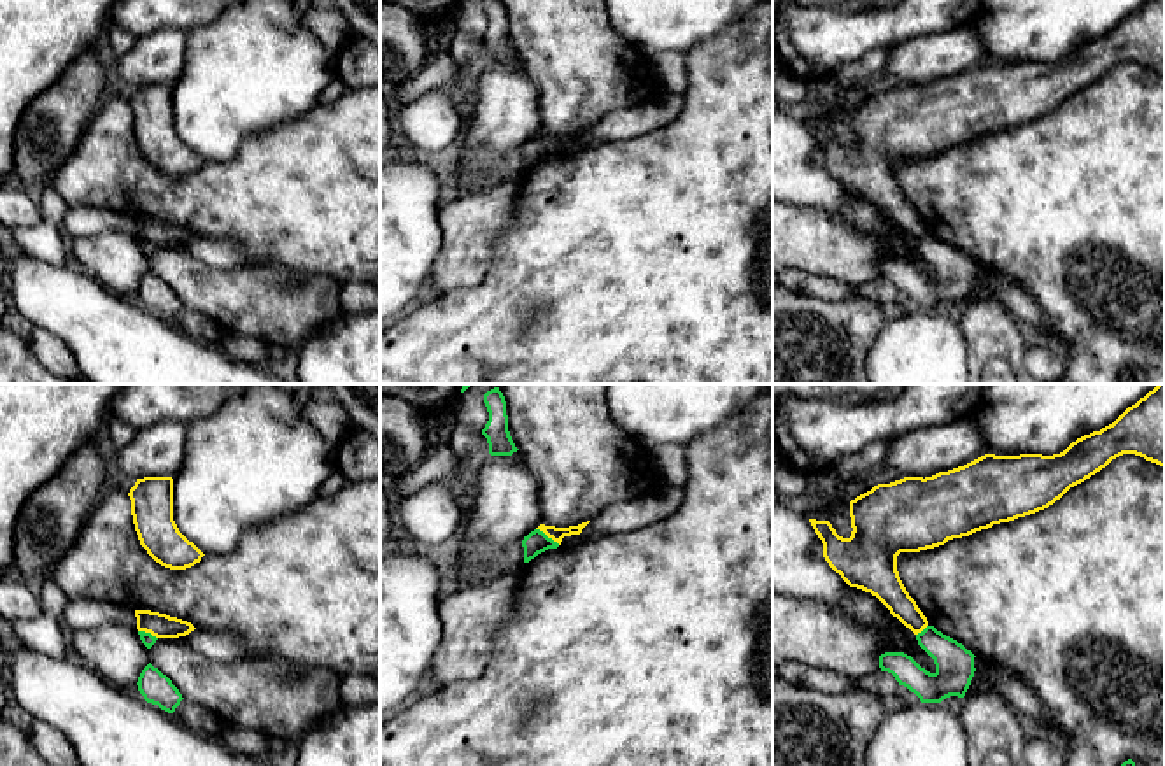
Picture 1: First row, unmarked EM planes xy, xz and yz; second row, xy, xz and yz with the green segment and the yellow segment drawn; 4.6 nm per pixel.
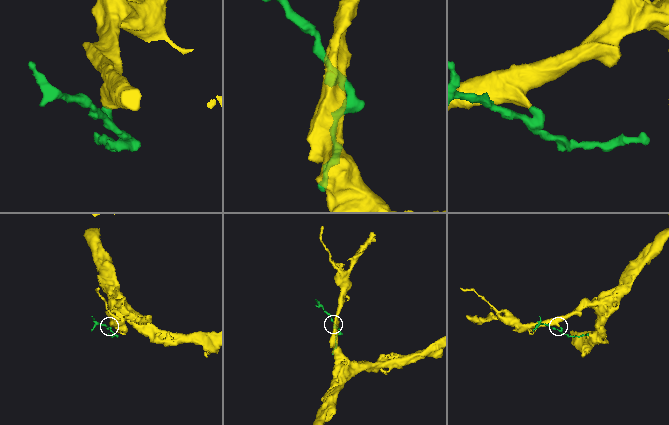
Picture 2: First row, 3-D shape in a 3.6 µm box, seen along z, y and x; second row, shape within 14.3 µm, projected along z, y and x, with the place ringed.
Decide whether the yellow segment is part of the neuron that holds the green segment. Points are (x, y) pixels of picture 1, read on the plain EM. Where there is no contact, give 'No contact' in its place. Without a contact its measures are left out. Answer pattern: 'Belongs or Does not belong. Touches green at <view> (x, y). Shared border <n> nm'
Does not belong. Touches green at xz (547, 144). Shared border 130 nm

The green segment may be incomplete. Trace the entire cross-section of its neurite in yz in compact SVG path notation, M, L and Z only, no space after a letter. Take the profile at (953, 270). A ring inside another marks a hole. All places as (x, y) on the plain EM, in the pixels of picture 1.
M927 233L916 242L918 252L934 266L936 279L921 275L904 259L879 263L881 279L895 284L899 293L914 300L921 310L941 310L950 303L964 305L974 284L974 261L957 247Z

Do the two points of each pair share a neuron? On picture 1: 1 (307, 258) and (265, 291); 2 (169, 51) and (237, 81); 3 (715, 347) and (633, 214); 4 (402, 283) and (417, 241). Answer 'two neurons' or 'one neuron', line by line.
1: two neurons
2: two neurons
3: one neuron
4: one neuron

